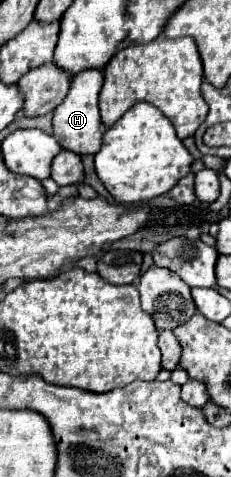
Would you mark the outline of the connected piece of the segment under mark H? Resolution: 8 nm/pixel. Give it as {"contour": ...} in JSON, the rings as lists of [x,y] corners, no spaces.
{"contour":[[[84,69],[76,73],[70,81],[70,91],[66,99],[54,109],[54,137],[56,141],[78,155],[96,153],[100,149],[102,141],[102,121],[100,121],[100,109],[98,109],[98,93],[102,89],[104,75],[98,69]]]}

